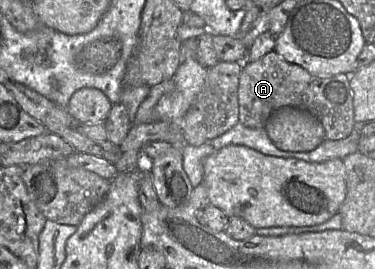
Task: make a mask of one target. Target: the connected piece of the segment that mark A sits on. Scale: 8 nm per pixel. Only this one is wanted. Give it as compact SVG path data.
M275 51L268 52L255 61L244 61L238 84L238 123L253 129L264 128L269 116L284 106L310 112L321 122L325 140L344 139L352 133L355 126L349 75L341 73L319 78L303 67L286 61Z

